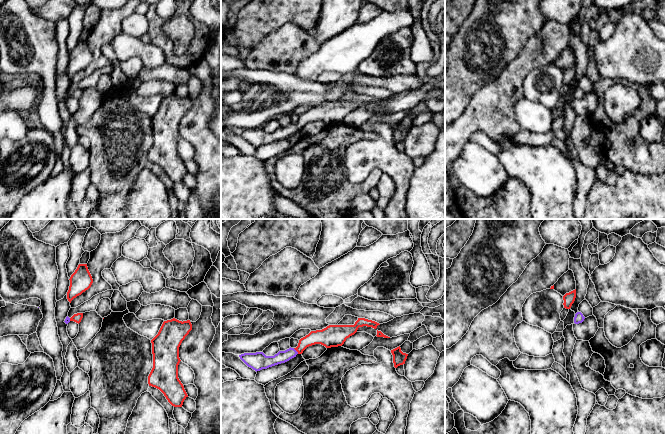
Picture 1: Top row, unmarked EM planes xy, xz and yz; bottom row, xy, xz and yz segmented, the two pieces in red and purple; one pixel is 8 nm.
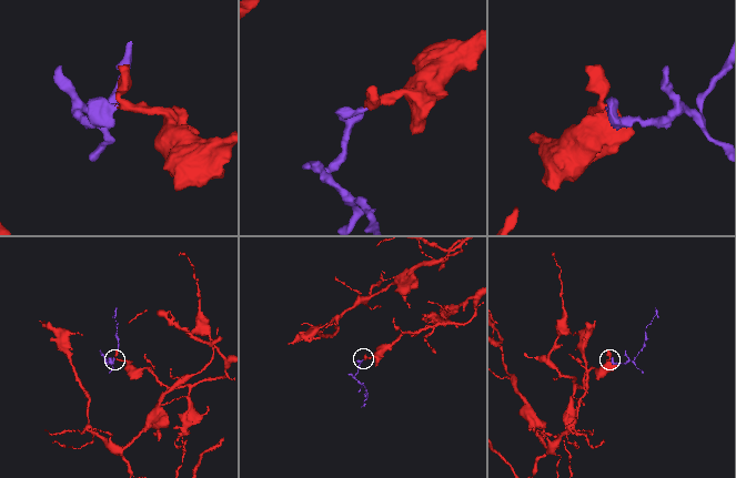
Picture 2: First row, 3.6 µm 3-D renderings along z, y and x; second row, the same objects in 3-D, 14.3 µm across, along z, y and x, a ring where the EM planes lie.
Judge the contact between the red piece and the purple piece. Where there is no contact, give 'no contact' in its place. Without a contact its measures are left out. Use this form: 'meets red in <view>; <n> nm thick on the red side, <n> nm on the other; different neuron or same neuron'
meets red in xz; 130 nm thick on the red side, 100 nm on the other; same neuron

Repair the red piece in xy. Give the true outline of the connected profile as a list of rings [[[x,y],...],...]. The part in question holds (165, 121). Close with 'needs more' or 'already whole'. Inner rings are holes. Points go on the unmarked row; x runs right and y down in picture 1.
[[[173,94],[164,97],[158,110],[151,116],[153,144],[148,152],[148,160],[159,165],[174,183],[182,183],[184,176],[188,173],[183,160],[178,154],[178,141],[181,137],[179,123],[191,106],[190,96],[182,98]]] | already whole

